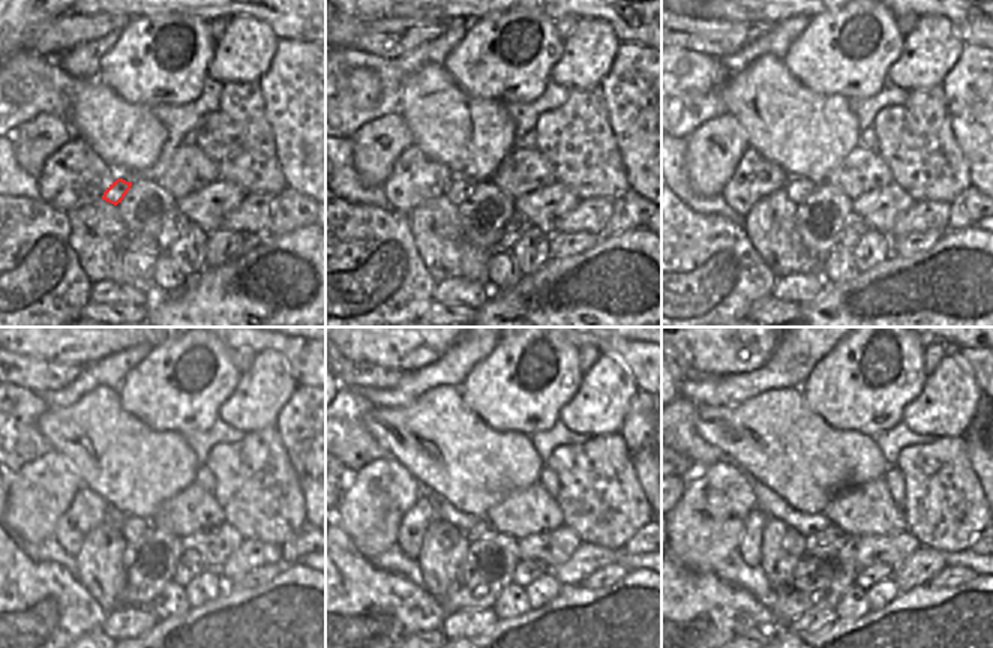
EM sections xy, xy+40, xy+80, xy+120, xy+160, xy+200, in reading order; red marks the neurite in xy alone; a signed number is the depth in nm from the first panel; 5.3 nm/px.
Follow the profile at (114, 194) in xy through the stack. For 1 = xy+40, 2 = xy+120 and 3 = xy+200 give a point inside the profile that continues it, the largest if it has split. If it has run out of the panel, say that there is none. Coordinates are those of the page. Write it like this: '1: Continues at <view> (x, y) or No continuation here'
1: Continues at xy+40 (458, 191)
2: Continues at xy+120 (131, 527)
3: Continues at xy+200 (830, 536)

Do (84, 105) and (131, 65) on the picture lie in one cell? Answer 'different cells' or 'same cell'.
different cells

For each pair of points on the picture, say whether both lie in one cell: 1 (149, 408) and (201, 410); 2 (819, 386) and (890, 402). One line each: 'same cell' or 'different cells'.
1: same cell
2: same cell

